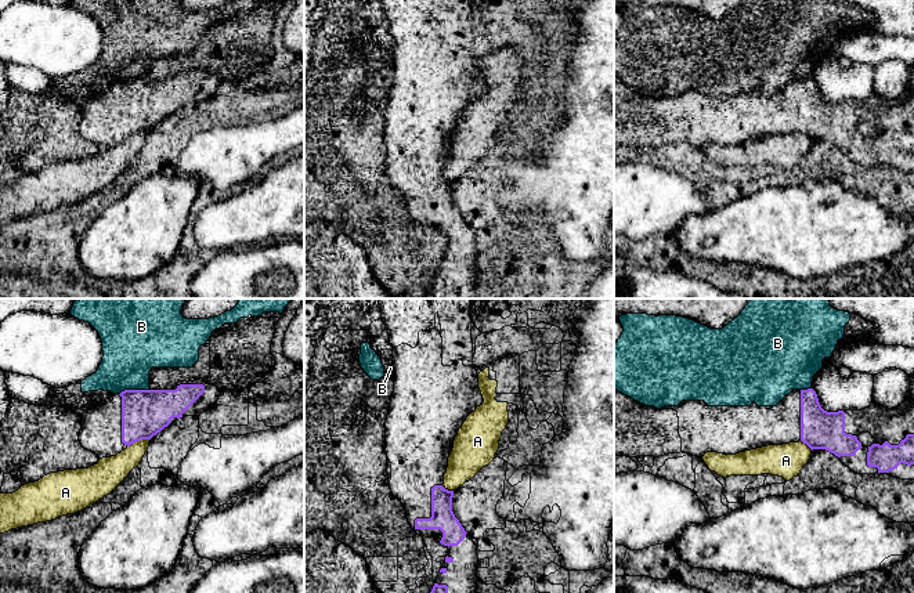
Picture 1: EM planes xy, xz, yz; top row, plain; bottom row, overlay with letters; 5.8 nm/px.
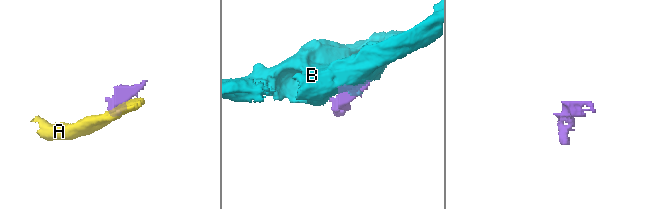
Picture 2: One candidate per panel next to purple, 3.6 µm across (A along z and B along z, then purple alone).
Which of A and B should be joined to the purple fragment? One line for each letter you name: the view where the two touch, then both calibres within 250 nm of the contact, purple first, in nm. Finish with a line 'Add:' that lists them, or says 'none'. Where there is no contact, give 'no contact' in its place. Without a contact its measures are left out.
Add: none

